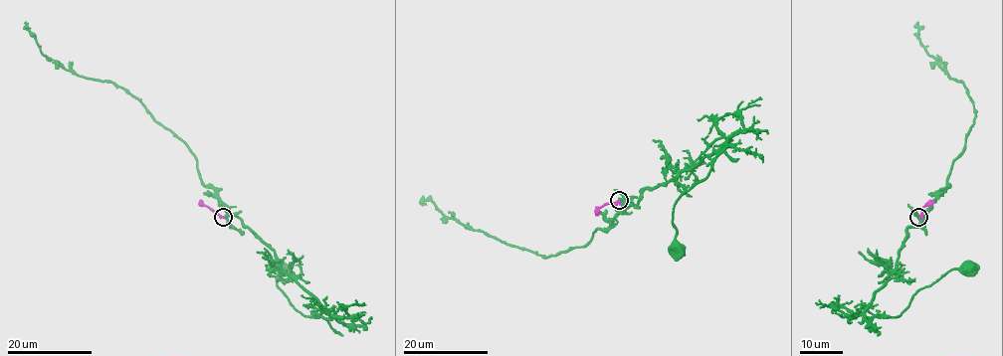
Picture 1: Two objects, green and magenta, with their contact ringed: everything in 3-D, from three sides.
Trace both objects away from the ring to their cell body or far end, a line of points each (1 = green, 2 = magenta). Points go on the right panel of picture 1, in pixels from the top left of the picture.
1: (919, 217), (923, 219), (907, 229), (897, 266), (868, 310), (898, 316), (922, 287), (968, 266)
2: (919, 217), (924, 206), (934, 201)

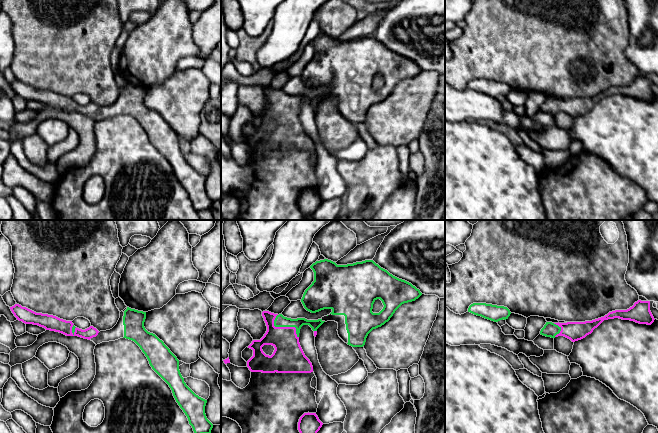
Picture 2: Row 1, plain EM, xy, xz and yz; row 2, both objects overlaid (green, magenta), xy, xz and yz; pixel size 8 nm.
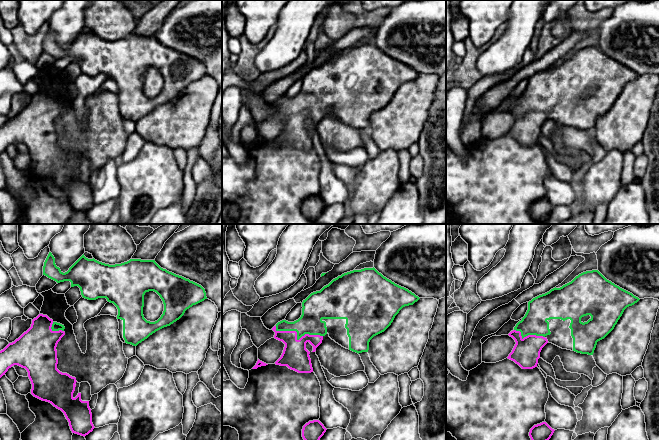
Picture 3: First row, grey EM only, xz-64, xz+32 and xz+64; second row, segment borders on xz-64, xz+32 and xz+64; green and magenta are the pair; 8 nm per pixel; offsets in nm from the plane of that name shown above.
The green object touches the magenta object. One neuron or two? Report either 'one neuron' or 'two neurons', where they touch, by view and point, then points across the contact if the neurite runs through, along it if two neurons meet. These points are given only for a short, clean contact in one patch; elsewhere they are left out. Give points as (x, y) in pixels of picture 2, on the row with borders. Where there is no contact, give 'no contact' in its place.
one neuron | xz (284, 326) | across xz (280, 321), (284, 326), (288, 356)

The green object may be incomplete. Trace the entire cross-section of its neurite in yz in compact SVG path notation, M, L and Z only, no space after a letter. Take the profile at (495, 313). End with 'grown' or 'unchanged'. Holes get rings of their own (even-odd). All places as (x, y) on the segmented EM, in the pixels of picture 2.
M473 303L469 306L468 312L494 322L506 320L511 314L507 307L486 303Z; unchanged

